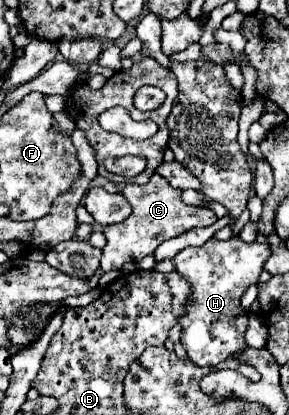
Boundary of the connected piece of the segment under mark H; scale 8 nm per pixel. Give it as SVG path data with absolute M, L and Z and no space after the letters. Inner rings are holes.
M230 237L228 241L210 239L202 247L182 249L172 257L176 271L182 279L188 281L192 293L184 307L184 315L178 317L182 325L180 343L186 347L188 359L200 367L216 367L220 361L234 357L236 351L246 347L244 331L248 325L246 313L240 309L242 293L258 283L260 271L264 269L266 259L270 257L270 247L266 243L244 243L240 237ZM244 319L244 327L236 327L236 321Z

